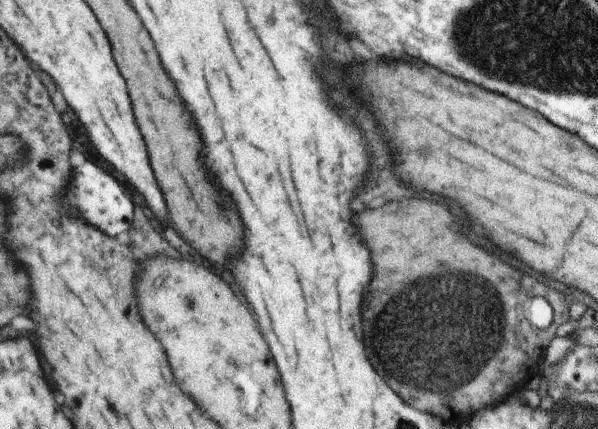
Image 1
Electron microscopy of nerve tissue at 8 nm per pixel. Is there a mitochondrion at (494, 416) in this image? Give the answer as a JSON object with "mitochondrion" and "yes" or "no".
{"mitochondrion":"no"}

